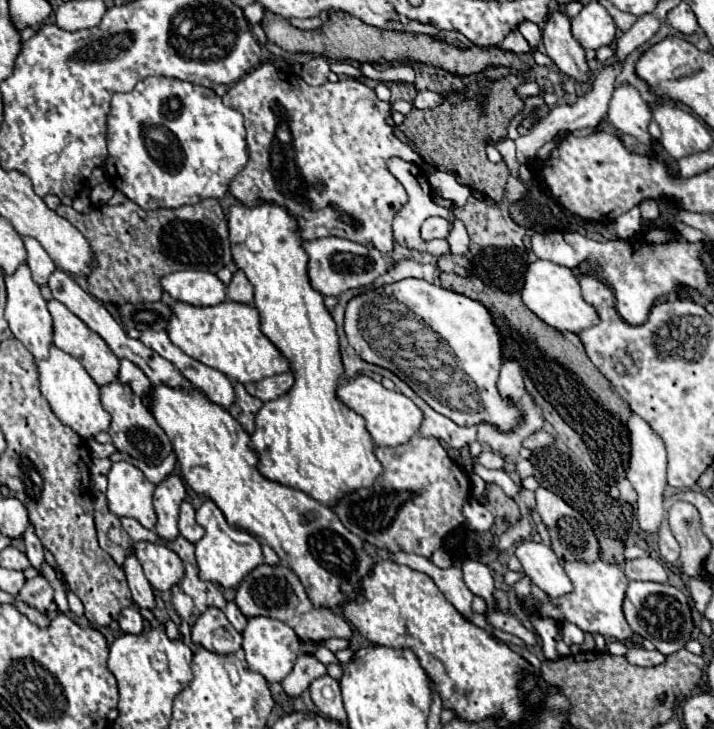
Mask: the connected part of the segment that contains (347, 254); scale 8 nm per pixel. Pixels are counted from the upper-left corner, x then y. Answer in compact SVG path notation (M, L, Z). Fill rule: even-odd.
M325 237L315 241L303 243L305 251L309 253L309 277L311 285L321 291L323 295L335 295L339 297L343 291L369 287L377 277L387 273L393 263L385 259L381 251L375 251L375 247L365 247L361 243L341 239L341 237Z

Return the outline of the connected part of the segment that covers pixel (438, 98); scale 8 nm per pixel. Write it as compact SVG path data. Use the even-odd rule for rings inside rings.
M429 90L418 91L414 99L413 106L417 109L432 109L437 105L441 105L444 101L444 96Z

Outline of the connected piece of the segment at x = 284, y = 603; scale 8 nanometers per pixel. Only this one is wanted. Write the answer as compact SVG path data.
M263 563L263 565L255 567L255 571L251 571L237 587L235 603L243 611L245 617L265 615L265 617L273 617L273 619L287 623L289 627L293 627L293 631L297 633L297 637L301 641L309 641L309 639L311 641L325 641L329 637L341 637L341 639L351 637L349 623L343 617L335 615L327 607L315 607L309 601L299 577L287 565L271 567L271 565Z

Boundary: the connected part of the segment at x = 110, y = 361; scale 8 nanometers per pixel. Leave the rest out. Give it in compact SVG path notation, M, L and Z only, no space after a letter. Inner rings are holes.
M51 299L47 303L47 307L49 307L49 313L53 317L53 343L61 351L65 351L65 353L73 355L77 361L81 361L81 365L85 367L85 371L91 375L91 379L97 385L107 385L107 383L115 381L117 373L119 373L119 359L107 347L107 343L95 331L91 331L77 315L73 315L63 303L59 303L57 299Z

